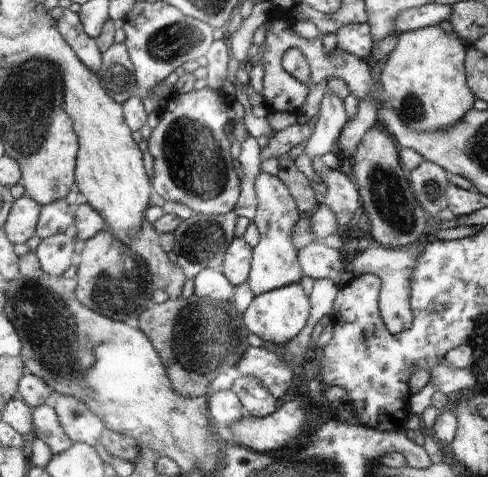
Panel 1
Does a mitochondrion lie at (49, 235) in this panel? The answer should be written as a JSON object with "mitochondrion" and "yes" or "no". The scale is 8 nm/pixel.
{"mitochondrion":"no"}

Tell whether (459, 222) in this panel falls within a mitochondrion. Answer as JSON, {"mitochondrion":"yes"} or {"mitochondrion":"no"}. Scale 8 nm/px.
{"mitochondrion":"no"}

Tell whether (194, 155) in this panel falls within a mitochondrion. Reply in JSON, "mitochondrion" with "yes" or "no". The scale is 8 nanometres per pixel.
{"mitochondrion":"yes"}

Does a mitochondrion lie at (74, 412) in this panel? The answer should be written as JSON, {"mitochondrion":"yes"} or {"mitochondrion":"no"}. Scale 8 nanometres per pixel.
{"mitochondrion":"yes"}

